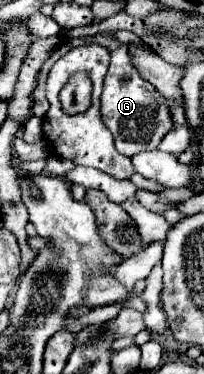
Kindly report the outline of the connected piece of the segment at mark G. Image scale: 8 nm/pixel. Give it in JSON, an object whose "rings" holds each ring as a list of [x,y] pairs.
{"rings":[[[111,33],[95,35],[91,39],[85,39],[83,43],[103,45],[111,53],[111,63],[105,75],[105,85],[103,85],[103,95],[101,95],[101,119],[105,127],[113,133],[117,151],[127,157],[133,157],[135,153],[141,153],[141,151],[153,151],[163,139],[163,135],[173,127],[169,109],[165,107],[163,97],[151,83],[147,83],[137,73],[137,69],[131,65],[127,45],[115,41]]]}

